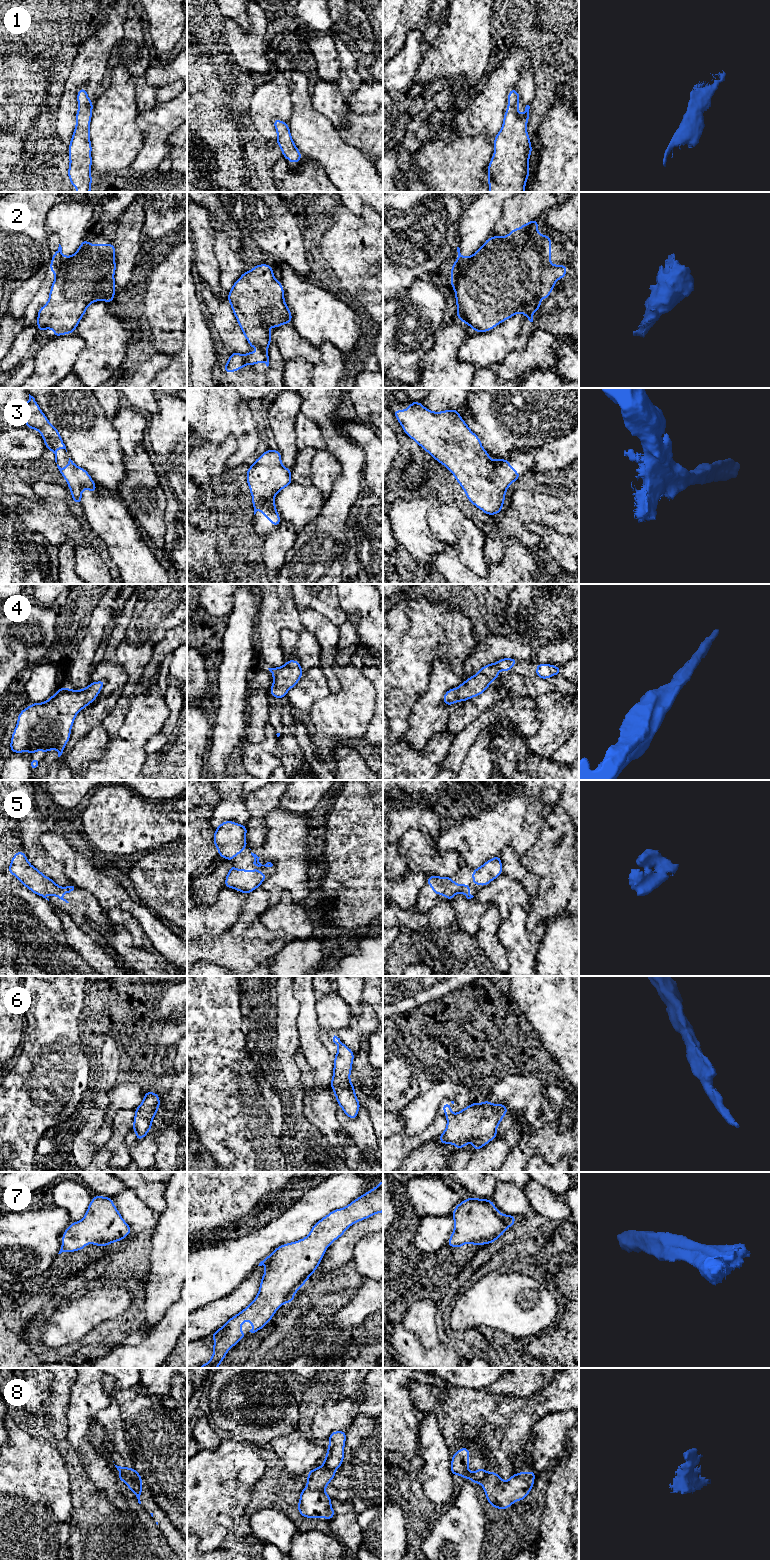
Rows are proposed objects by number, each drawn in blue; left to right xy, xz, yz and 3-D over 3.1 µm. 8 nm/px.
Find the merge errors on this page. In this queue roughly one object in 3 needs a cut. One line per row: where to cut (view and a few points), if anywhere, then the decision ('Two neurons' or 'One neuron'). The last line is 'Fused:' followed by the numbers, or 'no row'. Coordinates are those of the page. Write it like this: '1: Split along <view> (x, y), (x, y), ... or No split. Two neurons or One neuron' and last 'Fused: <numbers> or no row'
1: No split. One neuron
2: No split. One neuron
3: No split. One neuron
4: No split. One neuron
5: No split. One neuron
6: No split. One neuron
7: No split. One neuron
8: Split along xy (120, 1473), (129, 1477), (138, 1485). Two neurons
Fused: 8

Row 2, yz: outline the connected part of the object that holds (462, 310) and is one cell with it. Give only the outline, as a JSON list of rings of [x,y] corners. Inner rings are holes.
[[[536,219],[511,230],[508,236],[488,238],[472,256],[462,256],[460,248],[457,247],[458,256],[451,266],[450,285],[455,291],[458,320],[479,333],[492,330],[517,313],[524,314],[530,322],[533,322],[533,313],[542,306],[540,300],[550,296],[556,281],[565,278],[567,271],[565,264],[551,264],[551,240],[548,235],[539,234],[538,219]]]

